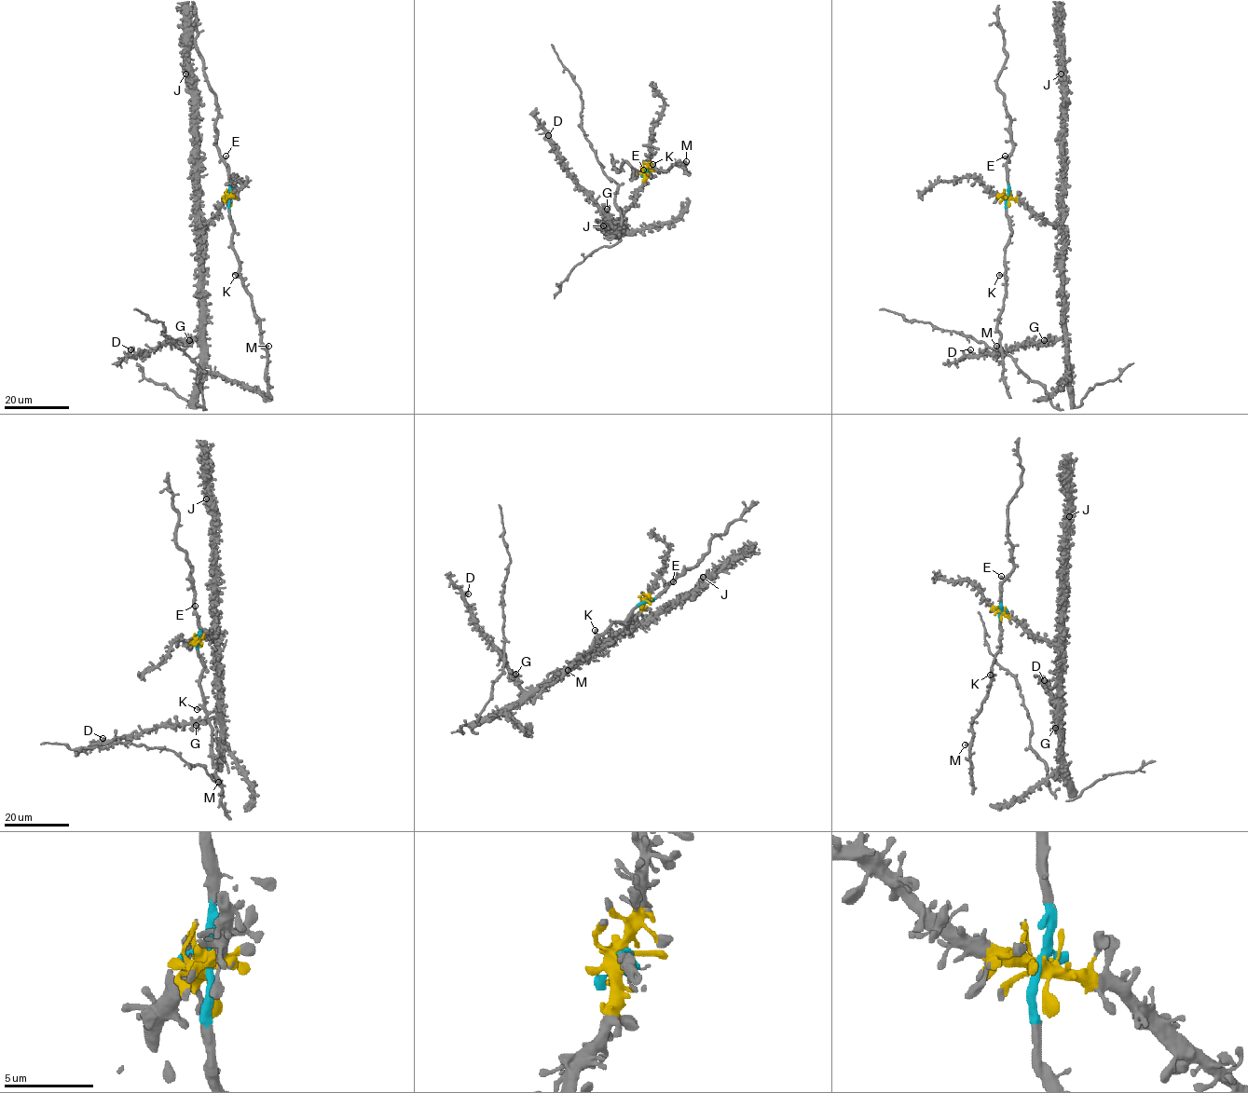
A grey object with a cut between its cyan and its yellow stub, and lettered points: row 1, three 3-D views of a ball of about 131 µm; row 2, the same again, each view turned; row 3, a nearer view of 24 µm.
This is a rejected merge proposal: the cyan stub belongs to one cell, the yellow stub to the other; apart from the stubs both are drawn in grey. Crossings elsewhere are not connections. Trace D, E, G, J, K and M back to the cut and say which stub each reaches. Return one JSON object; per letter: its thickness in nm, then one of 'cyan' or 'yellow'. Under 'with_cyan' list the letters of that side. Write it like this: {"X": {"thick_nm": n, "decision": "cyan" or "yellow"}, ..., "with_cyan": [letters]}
{"D": {"thick_nm": 550, "decision": "yellow"}, "E": {"thick_nm": 400, "decision": "cyan"}, "G": {"thick_nm": 300, "decision": "yellow"}, "J": {"thick_nm": 160, "decision": "yellow"}, "K": {"thick_nm": 380, "decision": "cyan"}, "M": {"thick_nm": 460, "decision": "cyan"}, "with_cyan": ["E", "K", "M"]}

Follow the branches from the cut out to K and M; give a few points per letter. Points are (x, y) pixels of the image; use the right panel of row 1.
K: (1008, 197), (1006, 216), (1011, 236), (1005, 249), (1005, 272), (999, 276)
M: (1008, 197), (1006, 216), (1011, 236), (1005, 249), (1006, 294), (997, 323), (1001, 341), (996, 347)

